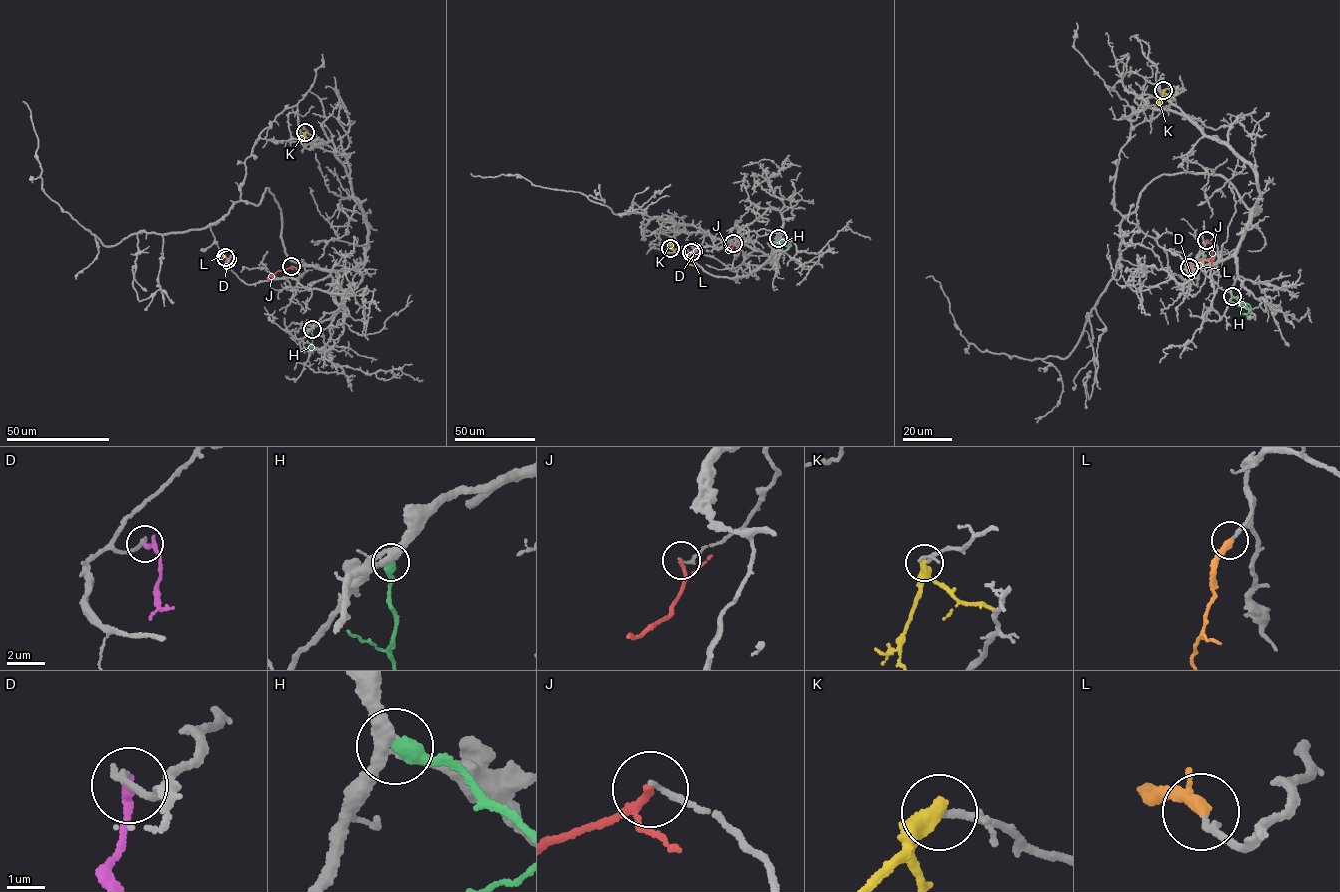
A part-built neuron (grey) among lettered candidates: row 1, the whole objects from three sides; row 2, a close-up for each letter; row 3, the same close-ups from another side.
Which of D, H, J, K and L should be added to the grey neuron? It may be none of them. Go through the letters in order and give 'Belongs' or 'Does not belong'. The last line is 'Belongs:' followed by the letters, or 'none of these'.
D: Does not belong
H: Does not belong
J: Does not belong
K: Does not belong
L: Belongs
Belongs: L

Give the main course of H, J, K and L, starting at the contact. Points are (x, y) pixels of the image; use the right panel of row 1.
H: (1233, 296), (1251, 308), (1242, 313)
J: (1206, 240), (1212, 249), (1211, 264)
K: (1163, 91), (1160, 105)
L: (1190, 267), (1208, 260)

